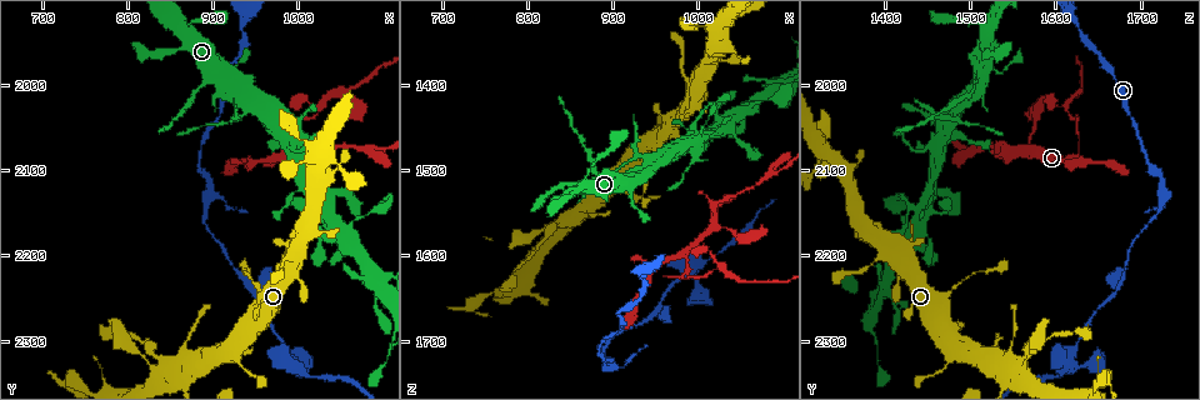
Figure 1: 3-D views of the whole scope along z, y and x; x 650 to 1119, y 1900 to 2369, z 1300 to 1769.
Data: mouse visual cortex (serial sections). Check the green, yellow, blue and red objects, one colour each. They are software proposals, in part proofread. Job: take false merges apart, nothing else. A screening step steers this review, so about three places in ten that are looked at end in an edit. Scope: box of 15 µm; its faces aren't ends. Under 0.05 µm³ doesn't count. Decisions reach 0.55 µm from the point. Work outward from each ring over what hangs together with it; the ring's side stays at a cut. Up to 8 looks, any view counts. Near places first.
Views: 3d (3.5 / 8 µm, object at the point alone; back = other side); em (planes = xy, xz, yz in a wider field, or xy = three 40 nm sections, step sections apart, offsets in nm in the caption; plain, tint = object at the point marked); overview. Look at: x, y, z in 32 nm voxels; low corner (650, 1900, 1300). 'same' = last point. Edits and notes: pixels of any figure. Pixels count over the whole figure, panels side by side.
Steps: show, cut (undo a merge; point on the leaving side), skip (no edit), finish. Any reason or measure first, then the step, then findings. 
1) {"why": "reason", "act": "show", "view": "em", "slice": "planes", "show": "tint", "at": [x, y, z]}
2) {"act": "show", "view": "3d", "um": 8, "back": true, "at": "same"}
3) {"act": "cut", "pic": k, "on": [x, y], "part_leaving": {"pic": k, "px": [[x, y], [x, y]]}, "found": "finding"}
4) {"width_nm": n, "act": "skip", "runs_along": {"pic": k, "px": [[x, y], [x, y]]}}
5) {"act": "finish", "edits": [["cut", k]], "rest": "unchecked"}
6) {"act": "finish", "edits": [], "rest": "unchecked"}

{"why": "sudden change in width", "act": "show", "view": "3d", "um": 3.5, "back": true, "at": [950, 2245, 1470]}

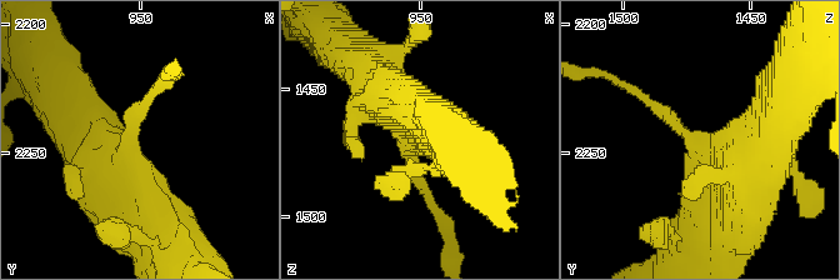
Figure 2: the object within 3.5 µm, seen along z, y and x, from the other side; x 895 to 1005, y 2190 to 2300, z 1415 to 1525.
{"arm_widths_nm": [200, 700], "act": "show", "view": "em", "slice": "xy", "step": 3, "show": "tint", "at": [954, 2247, 1469]}

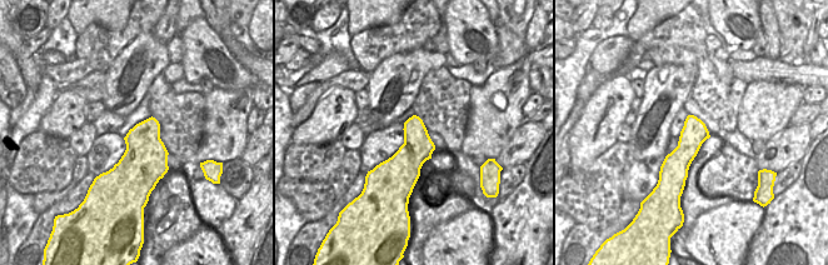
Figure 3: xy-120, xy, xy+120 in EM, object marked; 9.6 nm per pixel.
{"act": "skip", "runs_along": {"pic": 2, "px": [[759, 160], [746, 176], [640, 95]]}, "found": "all the same cell"}

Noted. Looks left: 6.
{"why": "calibre changes", "act": "show", "view": "3d", "um": 8, "at": [825, 2315, 1570]}

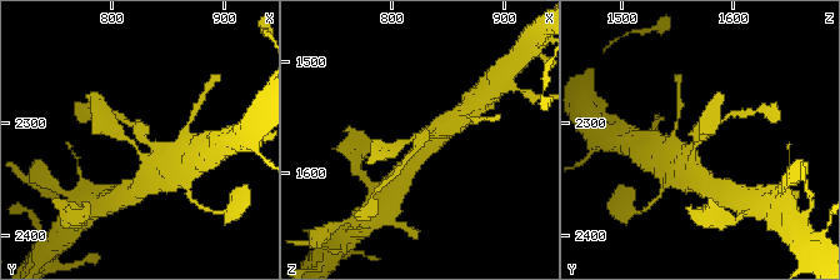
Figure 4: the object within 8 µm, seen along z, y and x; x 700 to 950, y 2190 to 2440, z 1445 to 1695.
{"arms": 3, "arm_widths_nm": [150, 250, 500], "why": "shape alone is not enough", "act": "show", "view": "em", "slice": "planes", "show": "tint", "at": [826, 2314, 1568]}

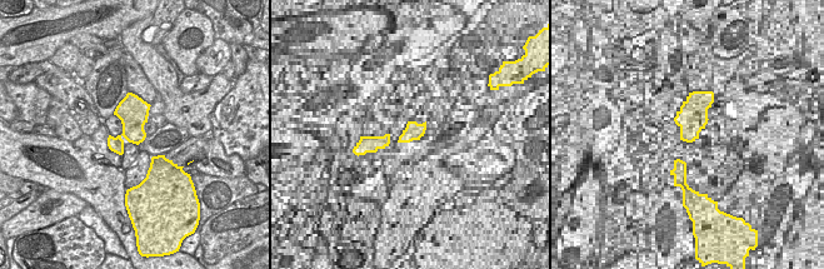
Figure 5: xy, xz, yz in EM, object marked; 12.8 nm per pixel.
{"act": "cut", "pic": 4, "on": [124, 119], "found": "two cells meet here"}

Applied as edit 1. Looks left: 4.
{"why": "see it whole again", "act": "show", "view": "overview"}

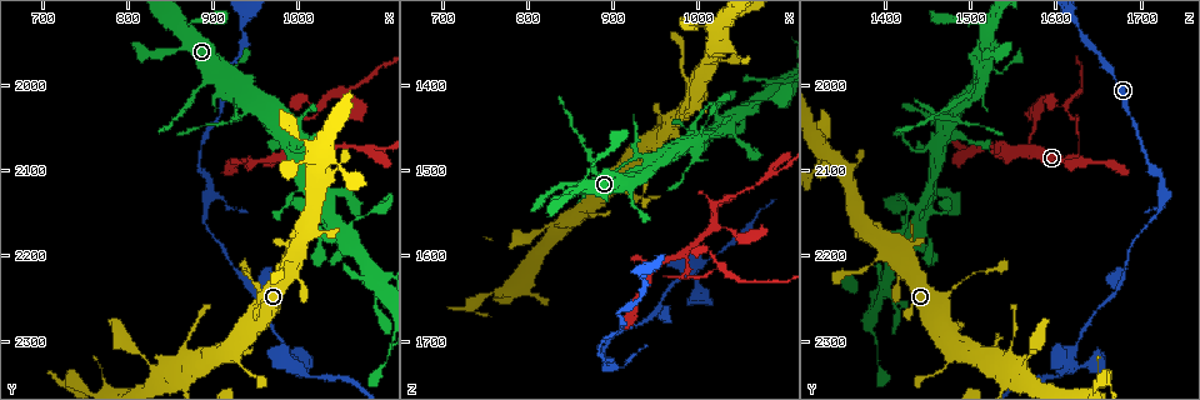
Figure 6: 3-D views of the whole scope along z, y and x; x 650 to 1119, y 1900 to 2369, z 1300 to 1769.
{"why": "sharp bend", "act": "show", "view": "3d", "um": 8, "at": [730, 2345, 1665]}

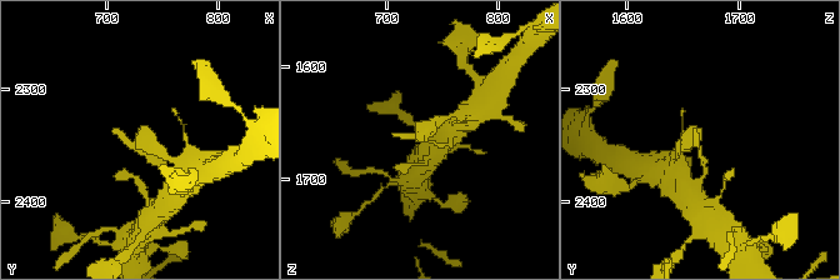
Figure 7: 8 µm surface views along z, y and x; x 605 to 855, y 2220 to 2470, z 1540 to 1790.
{"act": "show", "view": "em", "slice": "xy", "step": 3, "show": "tint", "at": [728, 2350, 1664]}

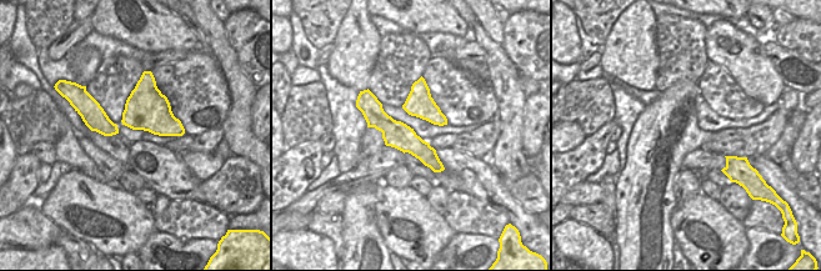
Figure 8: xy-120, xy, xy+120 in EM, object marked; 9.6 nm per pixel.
{"act": "skip", "runs_along": {"pic": 8, "px": [[365, 104], [440, 167]]}, "found": "one cell here"}

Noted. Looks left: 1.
{"act": "finish", "edits": [["cut", 4]], "rest": "unchecked"}

